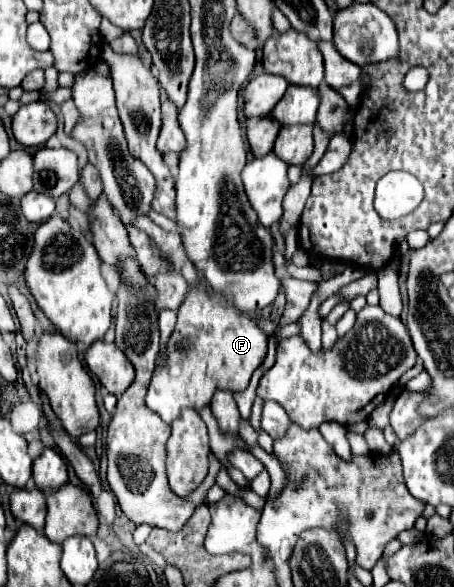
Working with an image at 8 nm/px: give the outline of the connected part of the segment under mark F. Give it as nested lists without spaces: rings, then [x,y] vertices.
[[[201,276],[199,282],[189,284],[189,292],[177,310],[177,326],[147,392],[147,408],[171,424],[179,418],[181,408],[201,410],[207,406],[217,388],[231,392],[245,390],[265,354],[267,334],[261,326],[243,314],[225,294],[213,292]]]

